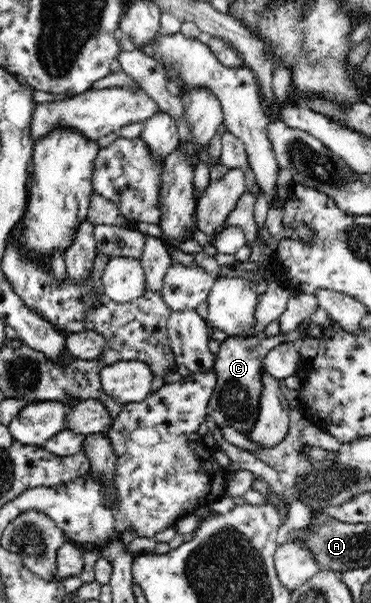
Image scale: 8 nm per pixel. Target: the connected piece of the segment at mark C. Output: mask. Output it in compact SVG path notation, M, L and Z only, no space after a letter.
M309 321L301 323L294 331L276 337L228 336L219 344L219 353L215 355L215 372L217 372L217 387L207 403L207 415L215 420L220 427L233 427L237 431L248 435L250 429L257 423L258 413L261 409L261 393L263 393L263 359L265 355L281 343L291 343L297 346L298 341L307 337L321 338L324 328L341 330L337 322L331 321L327 326L311 326Z

